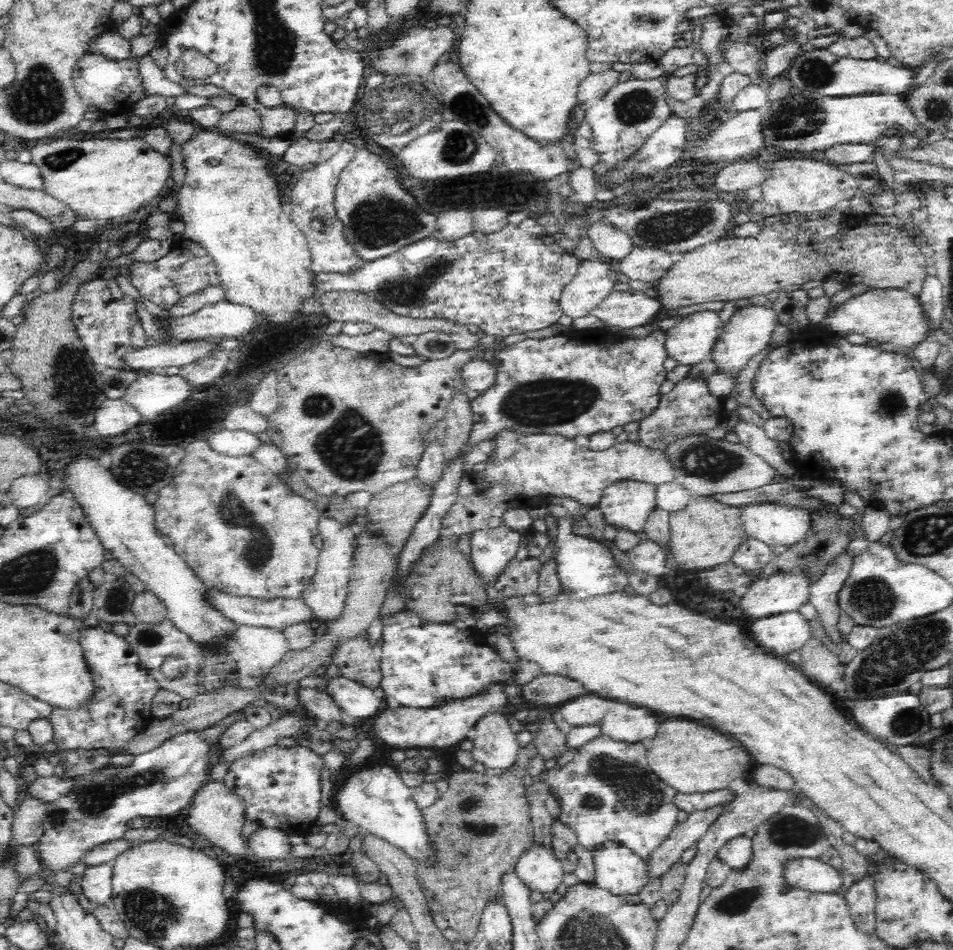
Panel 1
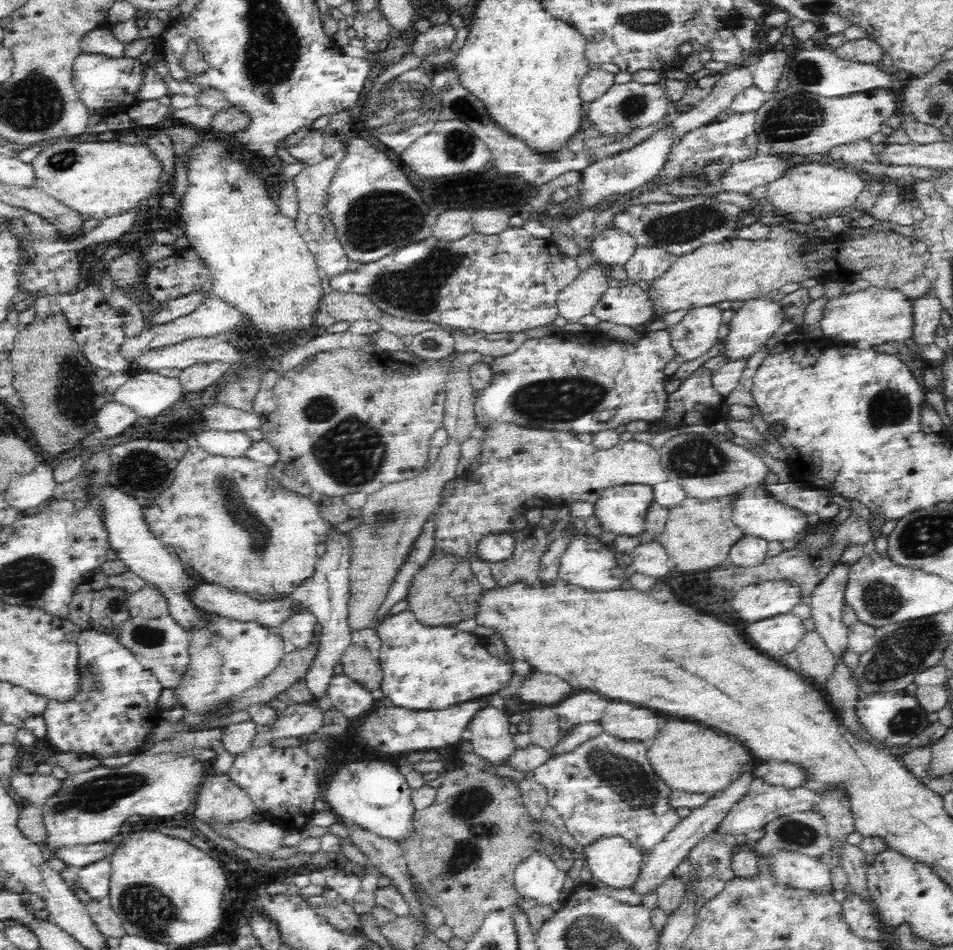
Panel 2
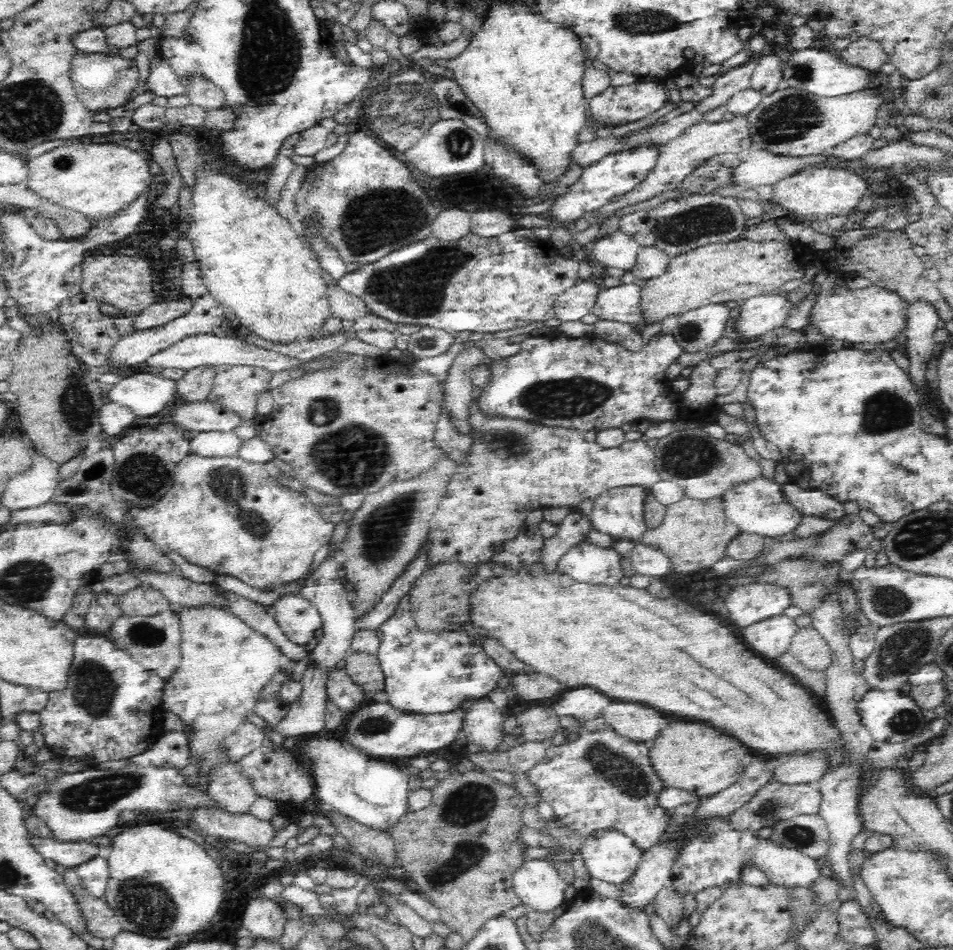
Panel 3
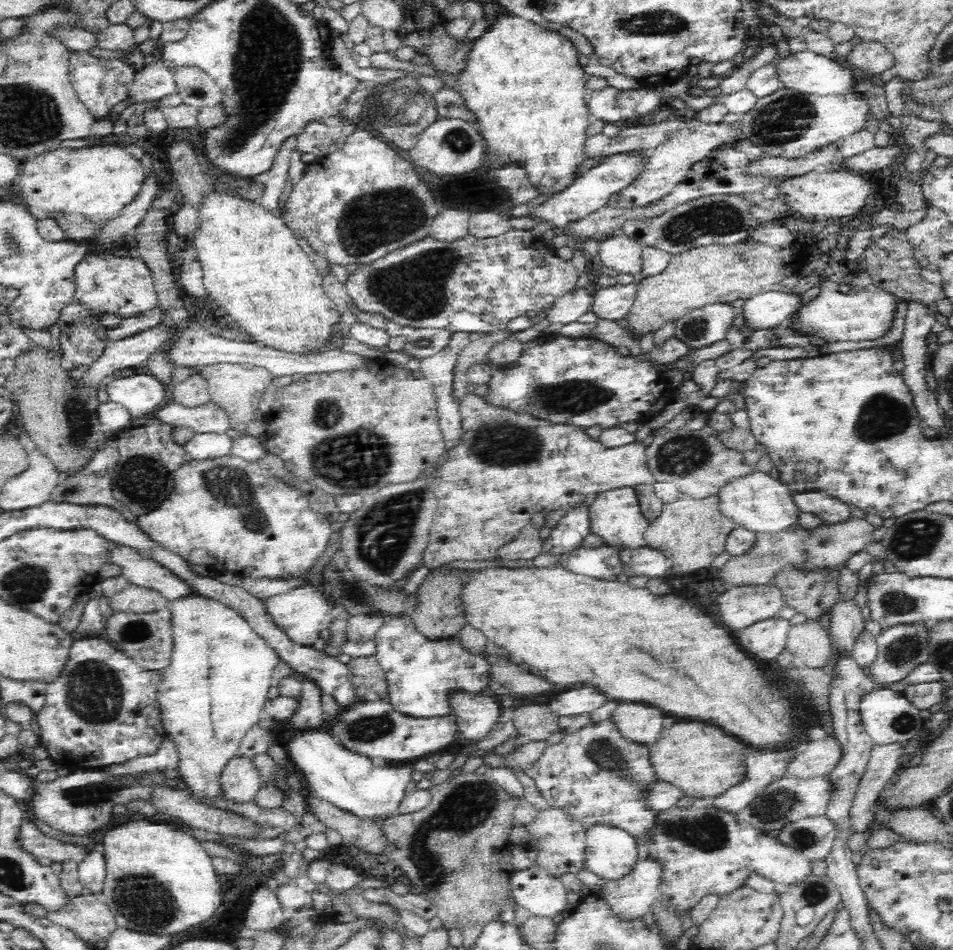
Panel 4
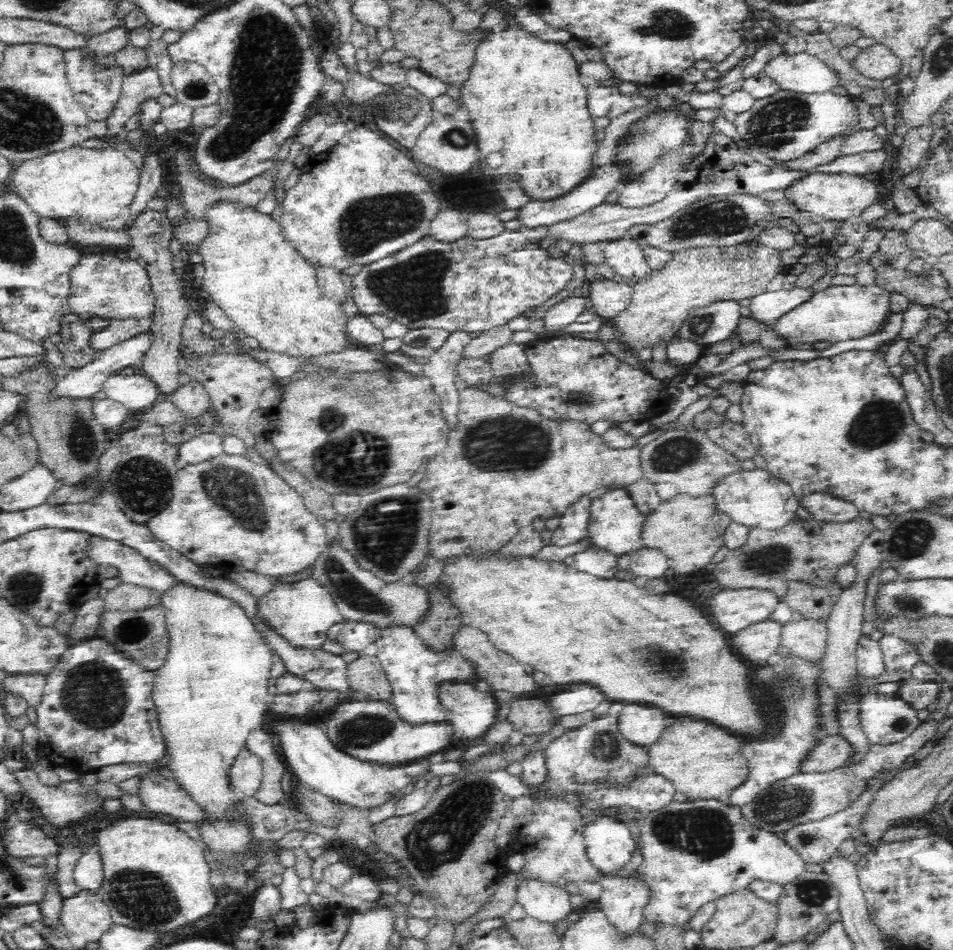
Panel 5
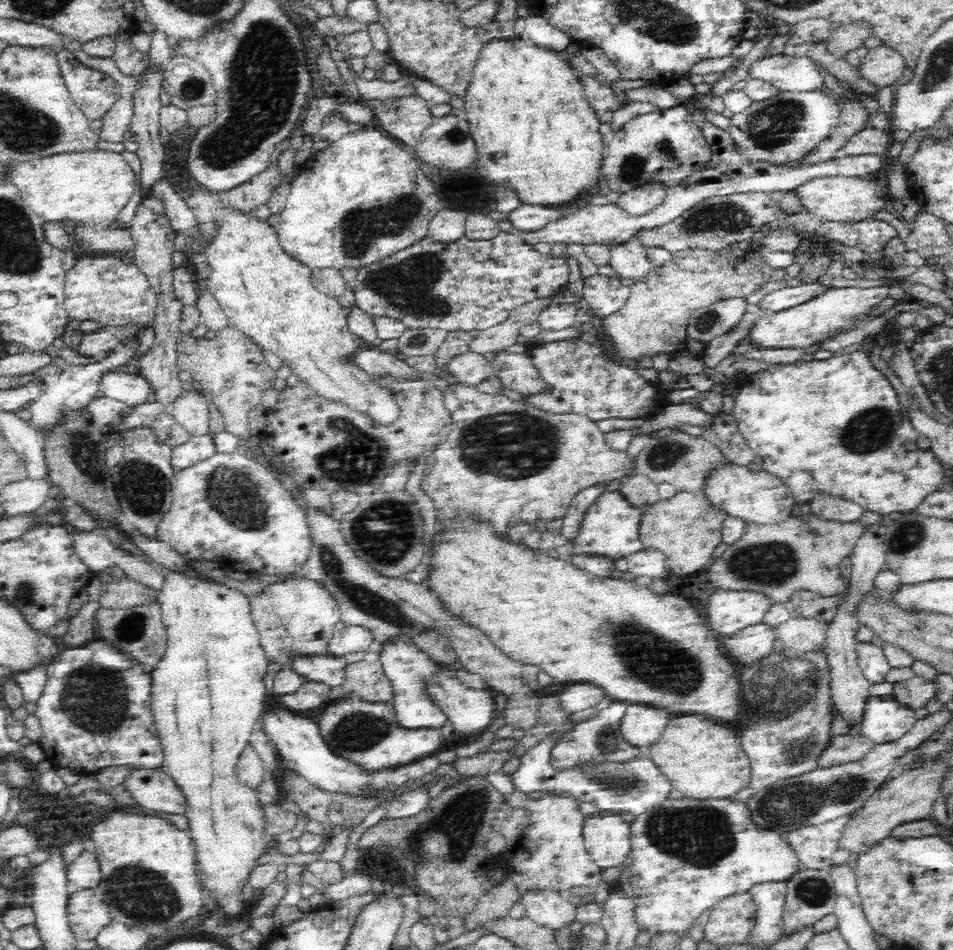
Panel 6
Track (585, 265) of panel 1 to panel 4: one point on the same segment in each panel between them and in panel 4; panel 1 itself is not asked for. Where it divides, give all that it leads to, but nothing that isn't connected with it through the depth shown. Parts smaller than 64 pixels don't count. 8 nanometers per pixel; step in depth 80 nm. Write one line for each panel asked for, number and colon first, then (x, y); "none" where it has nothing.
2: (574, 302)
3: (577, 301)
4: (568, 308)

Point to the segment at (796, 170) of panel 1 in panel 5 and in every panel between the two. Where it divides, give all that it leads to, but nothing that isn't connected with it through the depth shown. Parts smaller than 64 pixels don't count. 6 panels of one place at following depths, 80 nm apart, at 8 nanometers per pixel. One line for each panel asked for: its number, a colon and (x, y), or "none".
2: (810, 190)
3: (820, 192)
4: (833, 196)
5: (828, 198)

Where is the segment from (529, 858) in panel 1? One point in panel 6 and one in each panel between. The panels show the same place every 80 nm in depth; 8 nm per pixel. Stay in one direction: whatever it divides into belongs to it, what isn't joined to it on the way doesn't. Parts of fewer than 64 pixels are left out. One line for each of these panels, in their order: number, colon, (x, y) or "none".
2: (538, 878)
3: (538, 885)
4: (543, 896)
5: (548, 904)
6: (550, 910)

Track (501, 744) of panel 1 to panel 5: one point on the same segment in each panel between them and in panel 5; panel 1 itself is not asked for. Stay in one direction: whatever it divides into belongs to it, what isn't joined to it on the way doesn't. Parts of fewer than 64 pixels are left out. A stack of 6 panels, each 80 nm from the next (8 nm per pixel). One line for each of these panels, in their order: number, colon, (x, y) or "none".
2: (491, 739)
3: (482, 721)
4: (475, 714)
5: (470, 712)

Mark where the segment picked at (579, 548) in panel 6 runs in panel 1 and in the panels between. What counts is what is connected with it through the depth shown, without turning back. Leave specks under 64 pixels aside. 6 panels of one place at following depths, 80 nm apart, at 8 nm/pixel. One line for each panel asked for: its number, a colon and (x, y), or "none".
1: (625, 505)
2: (621, 510)
3: (619, 512)
4: (615, 516)
5: (615, 523)

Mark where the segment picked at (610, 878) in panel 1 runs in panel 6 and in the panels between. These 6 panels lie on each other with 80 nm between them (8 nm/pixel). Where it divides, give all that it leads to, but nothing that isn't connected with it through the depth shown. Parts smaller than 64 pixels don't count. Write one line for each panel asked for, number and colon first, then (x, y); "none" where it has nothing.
2: (613, 860)
3: (609, 855)
4: (611, 852)
5: (610, 845)
6: (607, 836)

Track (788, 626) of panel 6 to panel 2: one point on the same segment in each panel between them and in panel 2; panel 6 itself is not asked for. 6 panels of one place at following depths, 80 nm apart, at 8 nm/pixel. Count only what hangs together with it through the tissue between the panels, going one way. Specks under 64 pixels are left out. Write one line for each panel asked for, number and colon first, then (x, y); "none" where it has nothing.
2: (816, 661)
3: (808, 646)
4: (809, 643)
5: (807, 638)

